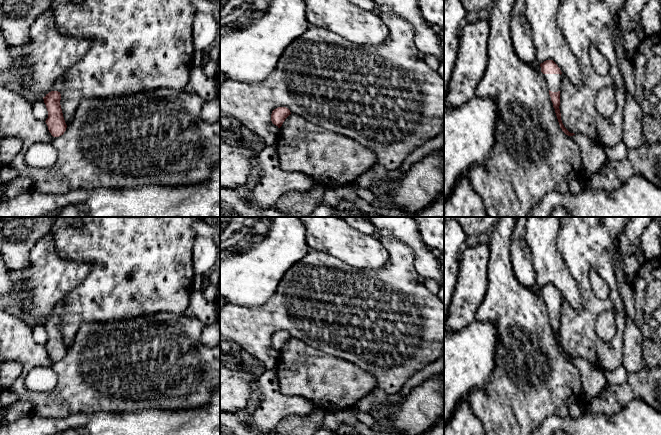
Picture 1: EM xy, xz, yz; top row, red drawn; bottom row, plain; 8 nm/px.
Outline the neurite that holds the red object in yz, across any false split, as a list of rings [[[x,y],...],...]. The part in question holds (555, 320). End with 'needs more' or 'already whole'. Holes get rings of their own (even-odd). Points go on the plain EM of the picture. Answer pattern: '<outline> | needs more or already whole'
[[[546,284],[540,288],[541,296],[546,303],[549,319],[555,333],[555,337],[562,355],[570,360],[581,374],[581,402],[588,403],[597,396],[606,385],[604,373],[583,358],[570,357],[563,349],[560,337],[560,313],[562,307],[562,296],[553,284]]] | needs more

